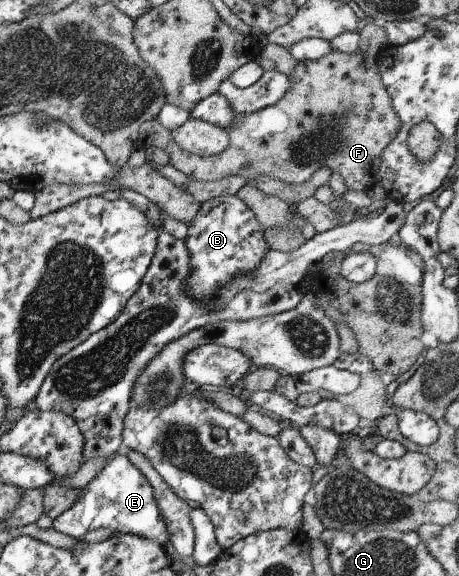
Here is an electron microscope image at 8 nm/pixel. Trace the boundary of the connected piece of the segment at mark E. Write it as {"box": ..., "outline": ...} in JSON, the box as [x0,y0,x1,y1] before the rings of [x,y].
{"box":[52,455,170,545],"outline":[[[118,455],[88,486],[82,488],[78,502],[53,520],[52,526],[62,534],[74,540],[83,540],[92,530],[106,528],[113,533],[130,532],[144,536],[164,545],[170,539],[164,516],[159,513],[155,489],[148,482],[147,476],[128,460],[127,456]]]}

